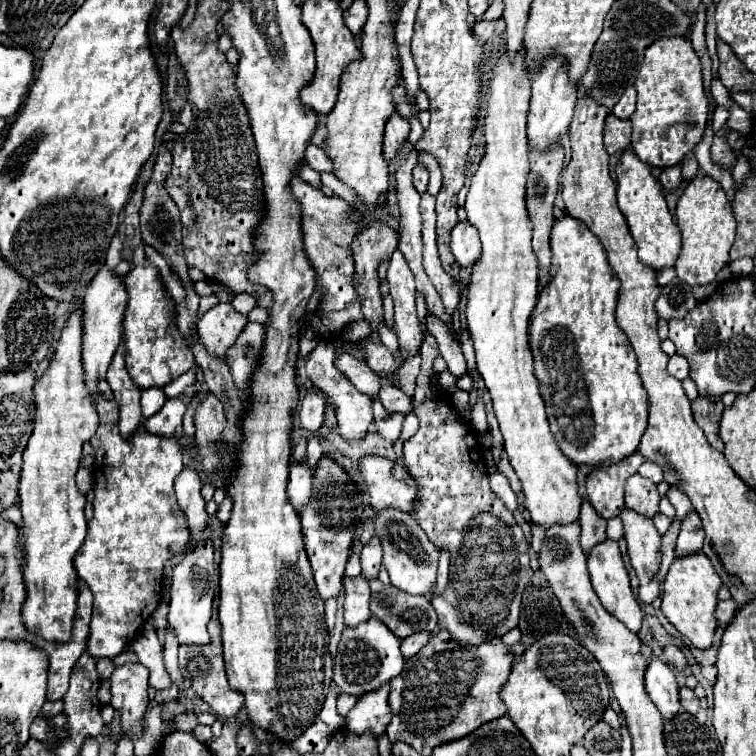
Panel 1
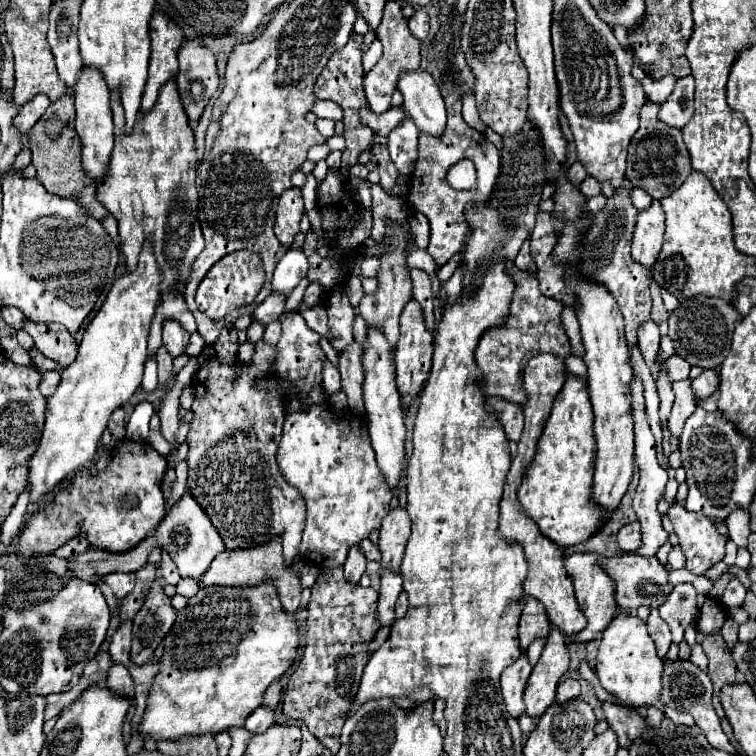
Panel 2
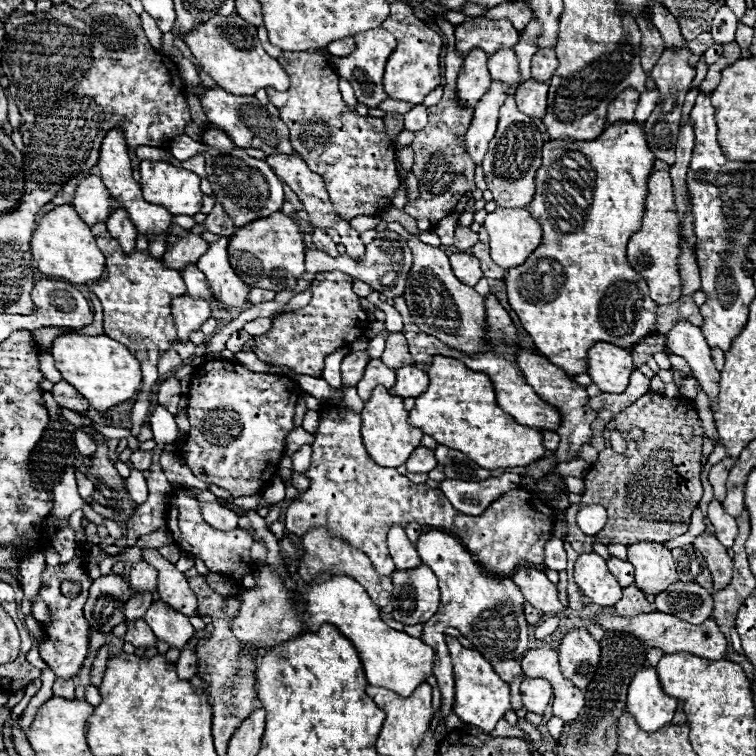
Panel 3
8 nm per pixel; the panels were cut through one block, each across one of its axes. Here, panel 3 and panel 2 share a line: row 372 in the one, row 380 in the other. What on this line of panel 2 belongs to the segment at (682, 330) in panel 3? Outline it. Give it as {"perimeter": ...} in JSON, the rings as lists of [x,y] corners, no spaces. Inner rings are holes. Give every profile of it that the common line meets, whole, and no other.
{"perimeter":[[[704,370],[696,380],[692,380],[692,390],[696,396],[706,398],[718,390],[720,376],[714,370]]]}

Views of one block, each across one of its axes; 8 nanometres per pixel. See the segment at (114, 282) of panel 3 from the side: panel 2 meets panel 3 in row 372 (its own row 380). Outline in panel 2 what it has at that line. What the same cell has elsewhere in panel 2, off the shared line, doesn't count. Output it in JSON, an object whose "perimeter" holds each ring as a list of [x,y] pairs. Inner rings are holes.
{"perimeter":[[[150,358],[146,362],[146,368],[144,368],[144,378],[142,378],[142,388],[146,392],[154,392],[158,386],[158,380],[156,380],[156,360]]]}

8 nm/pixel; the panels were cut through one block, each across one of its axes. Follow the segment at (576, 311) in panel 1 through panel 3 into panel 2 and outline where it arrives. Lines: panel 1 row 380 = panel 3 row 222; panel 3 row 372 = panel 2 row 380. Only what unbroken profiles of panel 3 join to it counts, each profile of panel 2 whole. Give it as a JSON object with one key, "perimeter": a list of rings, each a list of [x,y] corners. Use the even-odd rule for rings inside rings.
{"perimeter":[[[568,374],[564,388],[554,400],[552,414],[546,420],[536,454],[524,472],[522,484],[518,486],[518,500],[526,514],[538,524],[546,538],[562,548],[582,544],[592,534],[596,534],[604,514],[604,510],[594,506],[590,498],[596,454],[593,422],[586,382]]]}

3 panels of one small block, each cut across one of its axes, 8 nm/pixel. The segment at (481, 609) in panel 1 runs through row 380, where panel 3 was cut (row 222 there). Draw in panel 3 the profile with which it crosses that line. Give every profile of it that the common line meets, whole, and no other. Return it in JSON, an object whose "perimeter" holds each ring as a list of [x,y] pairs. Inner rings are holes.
{"perimeter":[[[436,12],[436,24],[440,26],[440,30],[446,36],[446,58],[444,58],[444,96],[436,106],[428,108],[428,124],[424,130],[414,134],[412,140],[412,148],[414,148],[414,166],[412,172],[418,178],[418,190],[420,196],[414,202],[408,202],[404,206],[404,212],[410,214],[412,218],[418,220],[418,228],[420,230],[432,230],[438,220],[446,218],[454,206],[458,204],[458,200],[466,194],[466,192],[474,192],[476,184],[474,184],[474,162],[472,158],[468,158],[466,152],[462,152],[462,142],[464,142],[464,134],[472,122],[472,112],[474,108],[468,106],[460,106],[458,102],[458,94],[456,94],[456,76],[462,68],[462,60],[464,56],[456,54],[456,42],[454,42],[454,26],[444,20],[438,12]]]}

